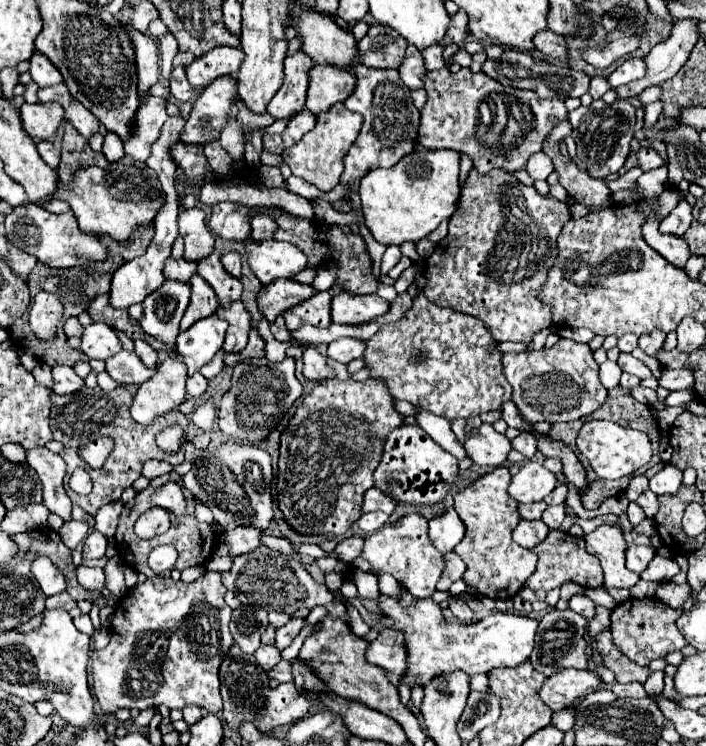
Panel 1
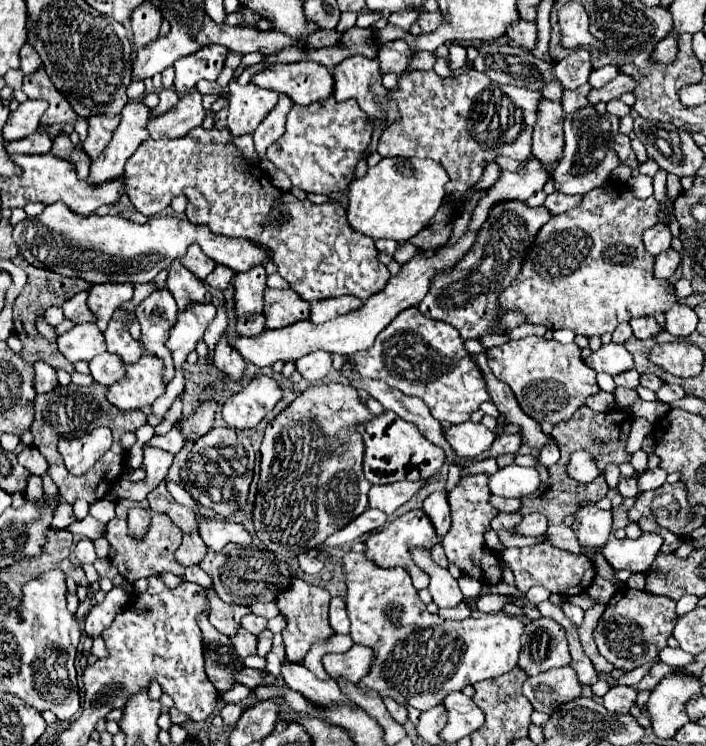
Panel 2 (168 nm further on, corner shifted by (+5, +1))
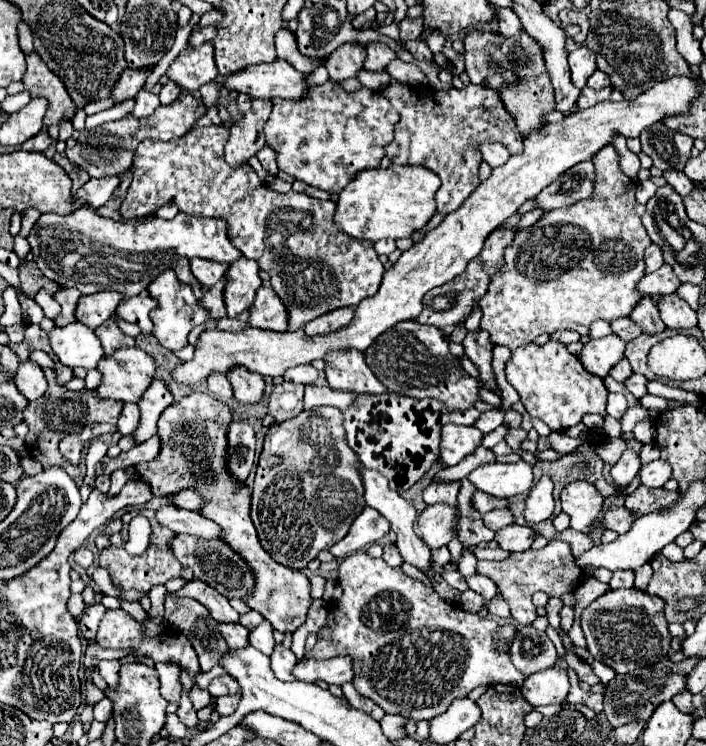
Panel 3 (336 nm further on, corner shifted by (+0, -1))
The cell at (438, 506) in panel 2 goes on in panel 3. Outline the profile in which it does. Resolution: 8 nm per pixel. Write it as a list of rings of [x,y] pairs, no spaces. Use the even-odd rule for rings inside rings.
[[[432,482],[432,484],[424,490],[424,502],[426,502],[426,504],[456,506],[458,488],[460,488],[460,482]]]

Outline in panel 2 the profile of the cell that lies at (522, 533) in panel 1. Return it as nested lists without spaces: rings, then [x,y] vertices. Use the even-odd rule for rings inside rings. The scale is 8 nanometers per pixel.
[[[499,512],[497,514],[497,518],[493,518],[493,522],[491,522],[491,528],[495,530],[495,532],[499,532],[499,530],[513,530],[519,522],[521,522],[521,514],[507,514],[507,512]]]

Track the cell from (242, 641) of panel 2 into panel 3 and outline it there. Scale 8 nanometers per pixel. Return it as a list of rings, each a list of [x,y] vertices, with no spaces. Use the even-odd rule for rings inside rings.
[[[220,624],[220,634],[228,642],[230,648],[246,648],[248,646],[248,634],[250,630],[242,624]]]

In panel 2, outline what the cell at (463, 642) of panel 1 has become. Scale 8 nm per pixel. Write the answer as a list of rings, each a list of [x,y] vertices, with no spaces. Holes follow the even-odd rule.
[[[347,552],[343,556],[343,572],[345,572],[345,582],[347,582],[347,598],[345,598],[345,604],[347,604],[347,614],[349,614],[349,620],[351,620],[351,632],[349,636],[353,638],[353,644],[363,644],[363,646],[369,646],[373,650],[373,666],[369,668],[369,674],[365,674],[365,678],[361,678],[361,684],[375,690],[381,698],[393,698],[397,704],[401,706],[413,706],[417,708],[419,712],[425,712],[425,710],[431,710],[433,706],[441,704],[445,700],[447,694],[455,692],[455,690],[463,690],[465,686],[469,684],[475,684],[475,682],[483,682],[483,680],[489,680],[489,678],[495,678],[495,676],[501,676],[509,670],[513,670],[517,666],[517,656],[519,656],[519,650],[521,650],[521,634],[523,634],[523,622],[511,614],[505,614],[505,612],[497,612],[497,614],[481,614],[477,618],[469,618],[469,620],[463,620],[463,622],[455,622],[455,620],[443,620],[439,614],[431,614],[427,610],[427,606],[421,602],[417,590],[413,588],[411,584],[411,578],[409,574],[403,570],[403,568],[381,568],[377,566],[375,562],[369,562],[363,552]]]

